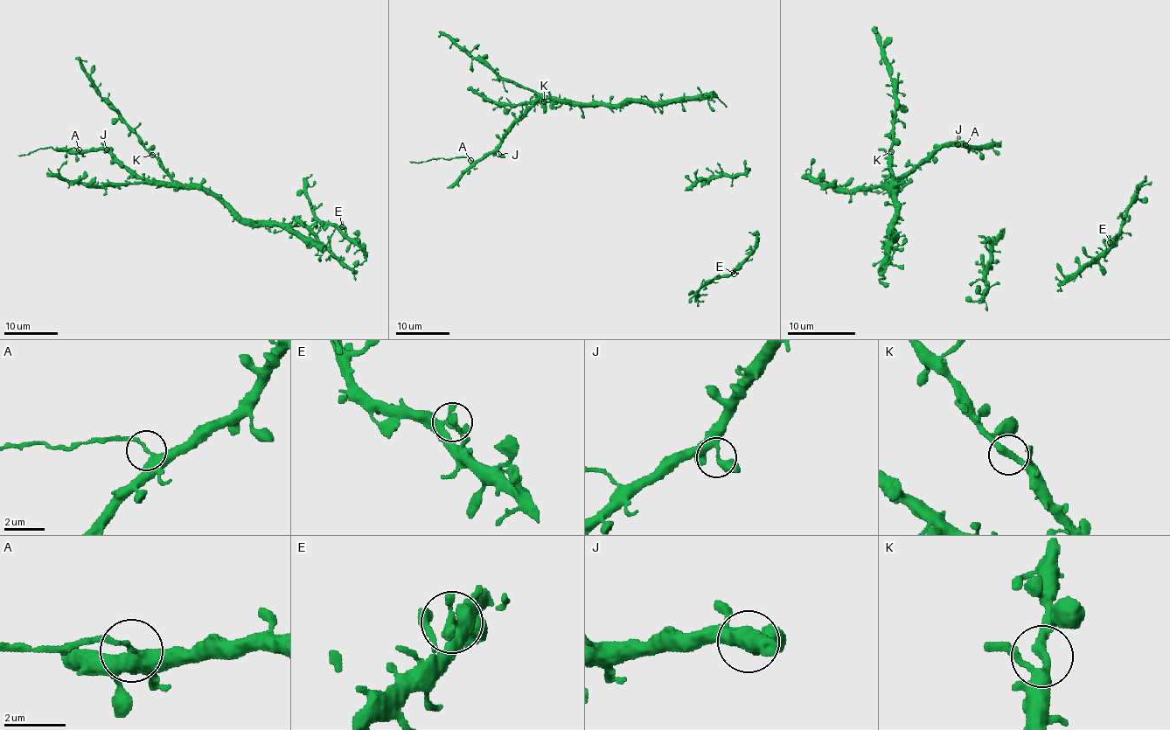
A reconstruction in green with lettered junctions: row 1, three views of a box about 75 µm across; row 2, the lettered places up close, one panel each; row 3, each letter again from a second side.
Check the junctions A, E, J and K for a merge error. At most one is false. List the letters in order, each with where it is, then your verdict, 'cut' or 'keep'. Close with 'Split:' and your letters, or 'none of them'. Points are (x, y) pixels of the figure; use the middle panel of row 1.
A: (470, 160) | cut
E: (734, 274) | keep
J: (498, 154) | keep
K: (544, 101) | keep
Split: A

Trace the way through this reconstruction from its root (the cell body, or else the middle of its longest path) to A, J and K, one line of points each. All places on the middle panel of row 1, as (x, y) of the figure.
A: (679, 99), (671, 102), (618, 104), (569, 104), (539, 99), (493, 151), (486, 152), (479, 159), (470, 160)
J: (679, 99), (671, 102), (618, 104), (569, 104), (539, 99), (514, 124), (504, 139), (498, 154)
K: (679, 99), (671, 102), (618, 104), (544, 101)

